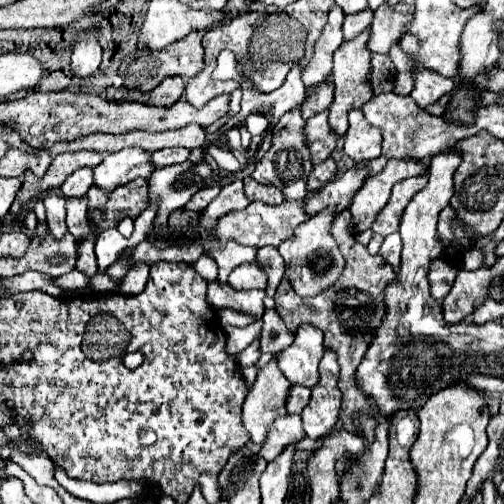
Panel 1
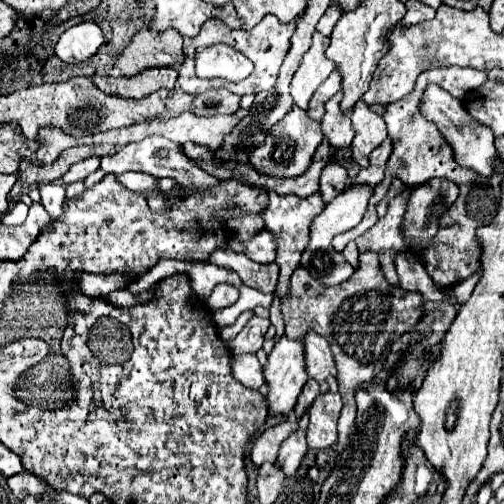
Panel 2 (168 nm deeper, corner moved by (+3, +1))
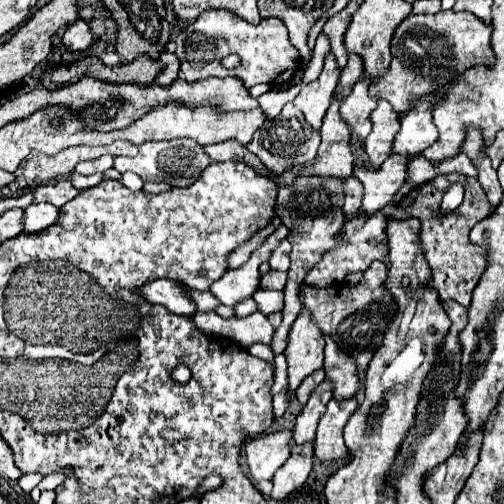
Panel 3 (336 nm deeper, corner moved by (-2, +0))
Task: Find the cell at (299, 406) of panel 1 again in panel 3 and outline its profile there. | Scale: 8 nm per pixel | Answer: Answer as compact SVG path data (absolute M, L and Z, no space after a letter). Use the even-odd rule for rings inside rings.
M322 368L316 370L316 374L308 374L308 378L304 378L304 382L302 382L302 384L298 386L298 390L296 390L298 402L300 402L300 404L306 404L310 392L312 392L322 380L324 380L324 370L322 370Z

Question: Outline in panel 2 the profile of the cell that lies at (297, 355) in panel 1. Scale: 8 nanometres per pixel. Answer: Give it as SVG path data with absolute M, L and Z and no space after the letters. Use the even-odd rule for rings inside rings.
M307 331L303 337L305 369L307 375L321 385L321 393L327 391L327 375L335 375L335 361L329 351L329 343L315 331Z

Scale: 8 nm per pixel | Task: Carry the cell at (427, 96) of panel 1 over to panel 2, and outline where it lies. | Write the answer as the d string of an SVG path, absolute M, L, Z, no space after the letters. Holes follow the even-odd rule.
M431 83L421 97L421 113L433 121L437 125L437 129L443 133L443 137L449 141L449 145L455 151L455 159L459 165L469 167L473 171L477 171L483 177L489 177L493 173L493 161L495 161L495 135L491 133L491 129L487 129L487 125L481 125L479 121L475 121L463 107L463 103L459 99L455 99L451 93L447 93L443 87Z

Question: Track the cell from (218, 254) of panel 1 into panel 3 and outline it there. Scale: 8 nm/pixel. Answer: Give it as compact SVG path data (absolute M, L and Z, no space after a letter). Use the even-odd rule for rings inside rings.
M284 240L270 256L270 268L276 268L276 270L288 270L290 266L290 242Z

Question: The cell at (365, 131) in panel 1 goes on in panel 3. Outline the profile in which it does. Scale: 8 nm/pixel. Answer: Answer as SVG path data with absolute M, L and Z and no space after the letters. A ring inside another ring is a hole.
M380 100L378 108L372 112L372 132L366 138L366 152L370 158L370 164L374 168L380 168L386 158L392 156L392 138L400 130L400 118L392 110L390 102Z

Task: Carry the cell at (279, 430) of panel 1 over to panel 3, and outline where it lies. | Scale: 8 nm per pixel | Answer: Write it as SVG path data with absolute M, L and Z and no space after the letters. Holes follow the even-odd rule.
M282 430L274 434L260 434L246 442L246 464L254 482L272 480L274 472L290 456L292 432Z

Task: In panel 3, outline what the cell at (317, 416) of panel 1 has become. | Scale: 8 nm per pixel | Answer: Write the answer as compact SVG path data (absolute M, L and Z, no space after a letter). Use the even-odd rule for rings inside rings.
M356 398L352 400L330 400L326 414L320 418L316 440L314 440L314 456L320 462L332 462L332 460L342 460L348 456L348 448L342 438L342 428L348 422L348 418L356 412L358 402Z

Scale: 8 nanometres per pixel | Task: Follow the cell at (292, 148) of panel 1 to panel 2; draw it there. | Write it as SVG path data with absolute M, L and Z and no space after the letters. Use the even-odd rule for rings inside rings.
M293 105L287 117L283 117L283 121L279 121L267 133L265 141L253 149L249 161L255 167L255 171L265 173L269 177L299 177L309 169L311 157L315 155L321 141L323 141L323 133L321 133L319 121L309 119L309 115L303 109Z

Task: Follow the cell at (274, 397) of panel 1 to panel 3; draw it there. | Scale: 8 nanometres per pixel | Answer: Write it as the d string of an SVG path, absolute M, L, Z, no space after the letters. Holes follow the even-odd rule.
M306 306L298 314L298 318L290 330L290 342L288 342L288 348L284 354L286 354L286 362L288 362L290 392L294 392L308 374L322 368L324 334L320 328L316 328L316 324L312 324L310 310Z

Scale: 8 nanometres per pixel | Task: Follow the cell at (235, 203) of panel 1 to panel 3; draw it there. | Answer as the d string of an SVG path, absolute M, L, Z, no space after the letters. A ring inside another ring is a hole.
M280 226L252 256L246 264L235 270L226 270L226 274L216 280L210 286L210 292L224 302L226 306L236 306L236 304L228 304L228 302L238 302L242 298L252 297L260 284L259 267L262 262L268 262L270 254L278 248L278 244L288 236L288 228Z

